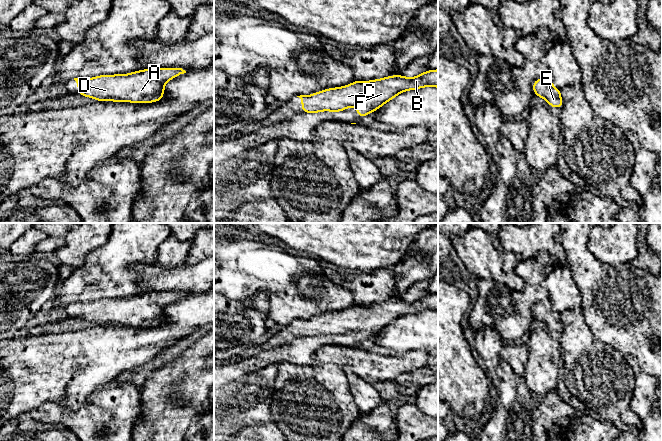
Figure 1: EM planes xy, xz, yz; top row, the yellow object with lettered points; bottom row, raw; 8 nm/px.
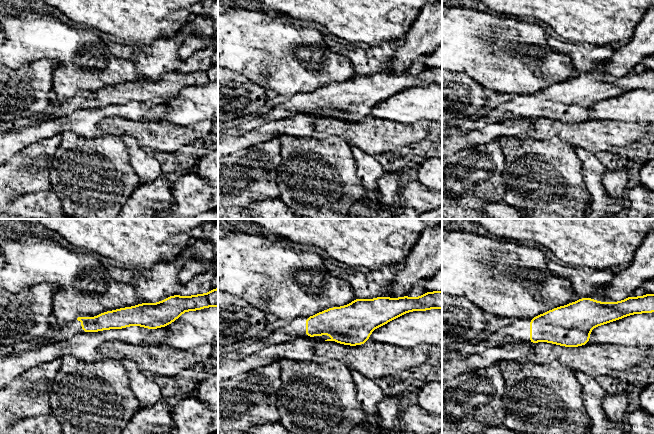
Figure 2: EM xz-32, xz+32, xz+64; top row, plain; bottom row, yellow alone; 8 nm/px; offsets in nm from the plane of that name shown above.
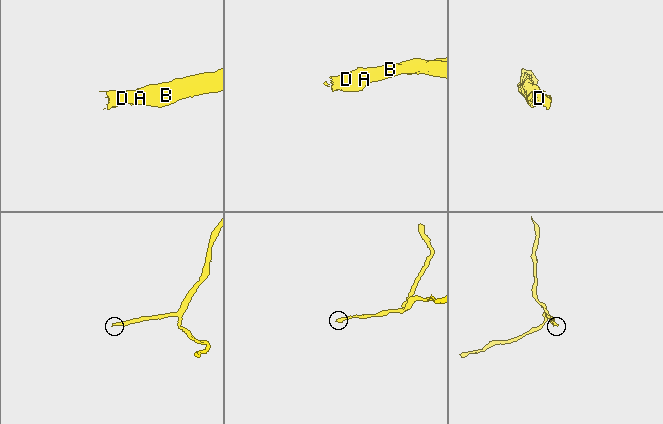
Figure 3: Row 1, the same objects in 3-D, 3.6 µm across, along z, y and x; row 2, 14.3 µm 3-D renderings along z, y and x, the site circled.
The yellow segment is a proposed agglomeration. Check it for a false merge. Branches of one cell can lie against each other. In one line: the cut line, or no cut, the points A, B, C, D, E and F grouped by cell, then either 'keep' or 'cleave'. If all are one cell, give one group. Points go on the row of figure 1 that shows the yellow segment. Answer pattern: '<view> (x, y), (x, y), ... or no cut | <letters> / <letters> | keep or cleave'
no cut | A B C D E F | keep

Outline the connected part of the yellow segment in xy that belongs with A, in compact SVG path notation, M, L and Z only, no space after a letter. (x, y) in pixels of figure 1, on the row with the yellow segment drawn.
M152 67L129 74L74 80L78 85L79 95L96 101L152 103L164 97L164 87L168 81L184 73L186 71L182 68Z

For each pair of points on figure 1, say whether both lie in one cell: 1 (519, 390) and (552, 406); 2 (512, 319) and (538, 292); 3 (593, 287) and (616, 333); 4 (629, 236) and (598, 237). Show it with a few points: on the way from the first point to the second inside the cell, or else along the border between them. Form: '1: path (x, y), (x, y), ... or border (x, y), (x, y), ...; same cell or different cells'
1: path (527, 398), (535, 406), (544, 406); same cell
2: path (520, 317), (521, 309), (530, 300); same cell
3: path (604, 298), (616, 310), (616, 322); same cell
4: path (621, 237), (606, 237); same cell

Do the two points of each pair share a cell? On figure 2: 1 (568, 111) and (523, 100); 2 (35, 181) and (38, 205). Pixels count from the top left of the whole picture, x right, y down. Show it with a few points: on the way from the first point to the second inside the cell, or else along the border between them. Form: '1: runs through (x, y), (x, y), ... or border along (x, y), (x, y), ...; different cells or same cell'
1: runs through (557, 104), (534, 104); same cell
2: border along (50, 189), (26, 193), (13, 198); different cells

